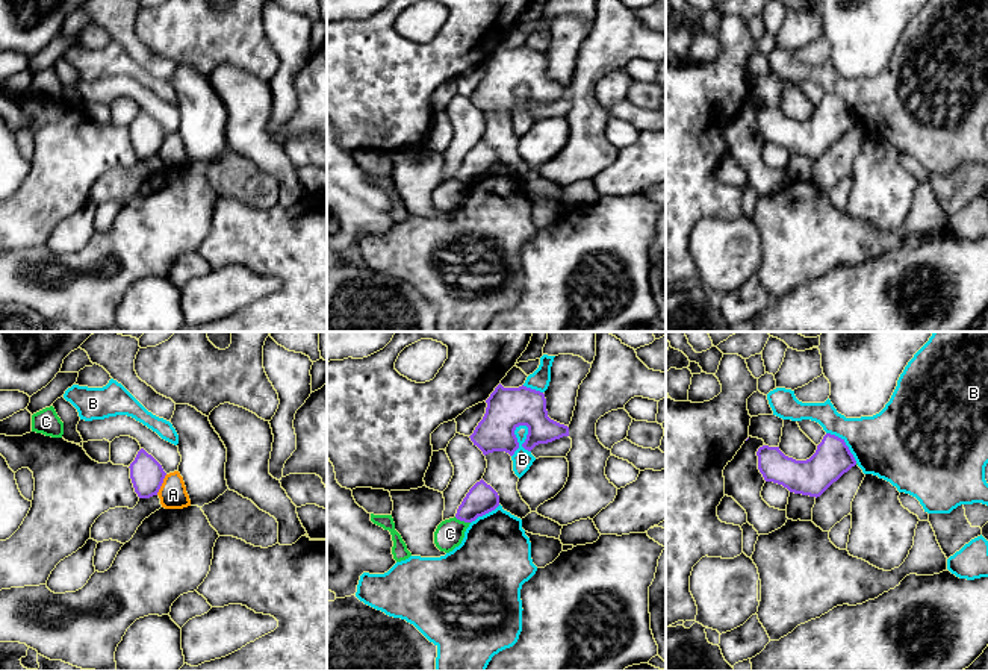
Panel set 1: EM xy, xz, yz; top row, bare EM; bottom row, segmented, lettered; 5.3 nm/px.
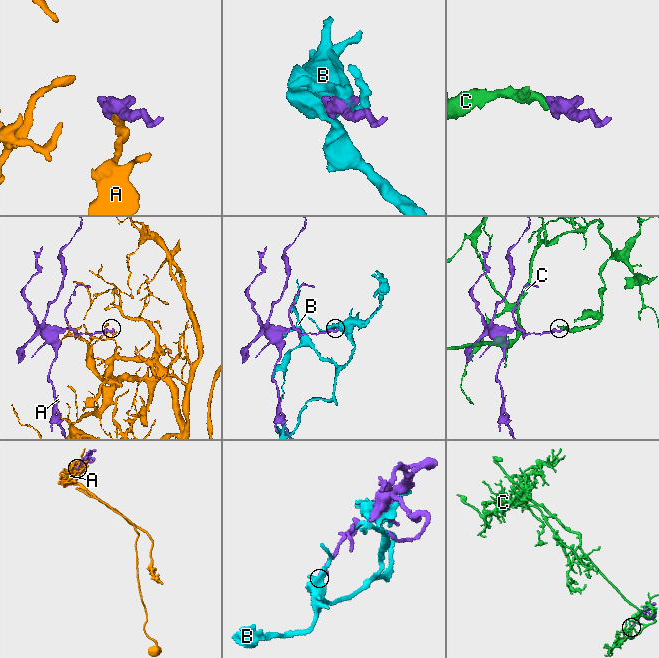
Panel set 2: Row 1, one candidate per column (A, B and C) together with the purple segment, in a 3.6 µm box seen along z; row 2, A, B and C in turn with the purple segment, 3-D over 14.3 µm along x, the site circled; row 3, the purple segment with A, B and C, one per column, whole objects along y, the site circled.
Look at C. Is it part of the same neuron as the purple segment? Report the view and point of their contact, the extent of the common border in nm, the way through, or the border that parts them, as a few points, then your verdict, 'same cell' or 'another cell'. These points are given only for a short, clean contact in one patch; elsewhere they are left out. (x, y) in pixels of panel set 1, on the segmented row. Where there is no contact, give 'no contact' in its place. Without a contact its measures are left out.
contact xz (462, 520); length 90 nm; border xz (454, 517), (469, 523); another cell

